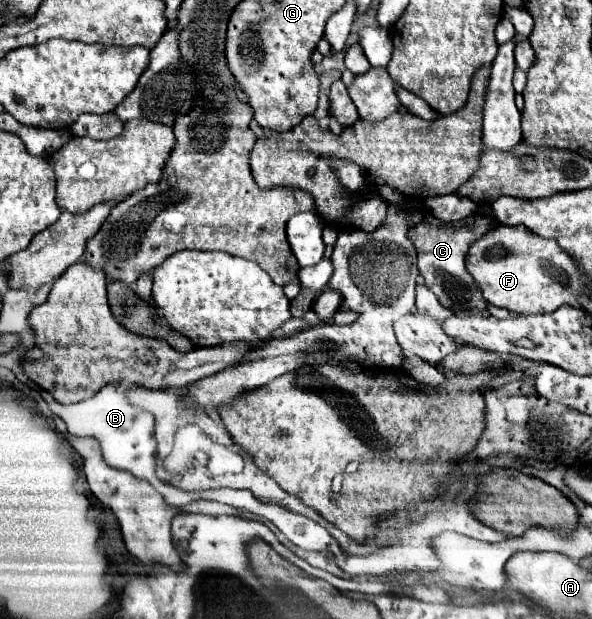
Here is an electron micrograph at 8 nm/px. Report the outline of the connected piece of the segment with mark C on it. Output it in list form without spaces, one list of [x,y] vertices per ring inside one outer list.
[[[424,207],[412,211],[410,215],[412,215],[410,239],[414,241],[414,247],[418,251],[418,269],[424,275],[424,285],[438,297],[438,301],[444,307],[456,313],[484,311],[488,303],[484,301],[480,287],[476,285],[476,281],[466,269],[466,257],[468,257],[468,249],[472,247],[472,243],[490,231],[492,219],[486,215],[470,215],[462,221],[444,223],[444,221],[438,221],[434,215],[430,215],[430,211]]]

